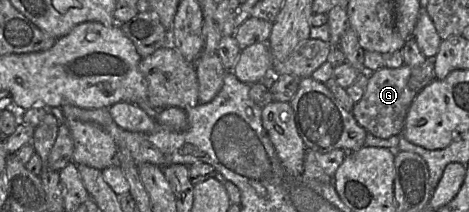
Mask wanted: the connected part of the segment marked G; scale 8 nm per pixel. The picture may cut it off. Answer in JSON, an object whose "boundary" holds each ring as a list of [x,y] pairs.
{"boundary":[[[426,59],[419,66],[403,64],[399,68],[382,67],[369,73],[365,92],[351,111],[357,123],[368,133],[381,139],[402,134],[411,103],[417,94],[435,79],[433,65],[433,59]]]}

